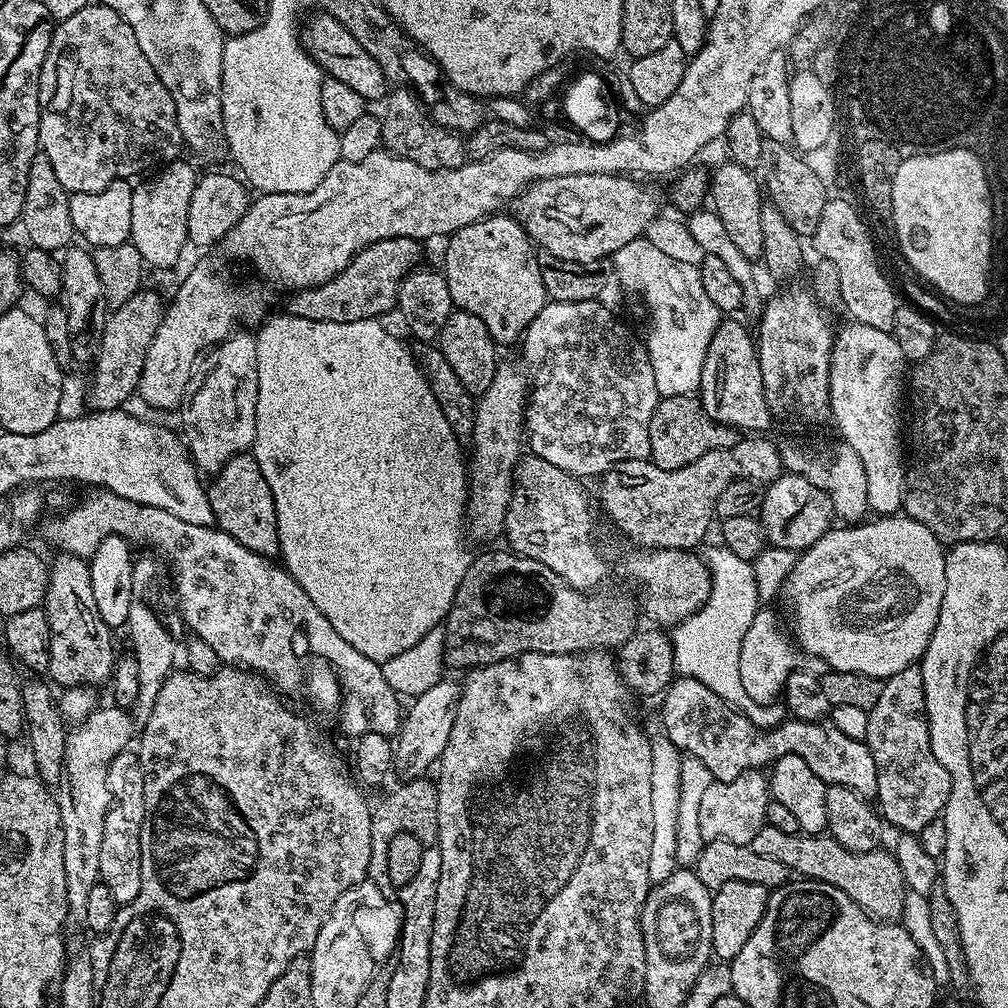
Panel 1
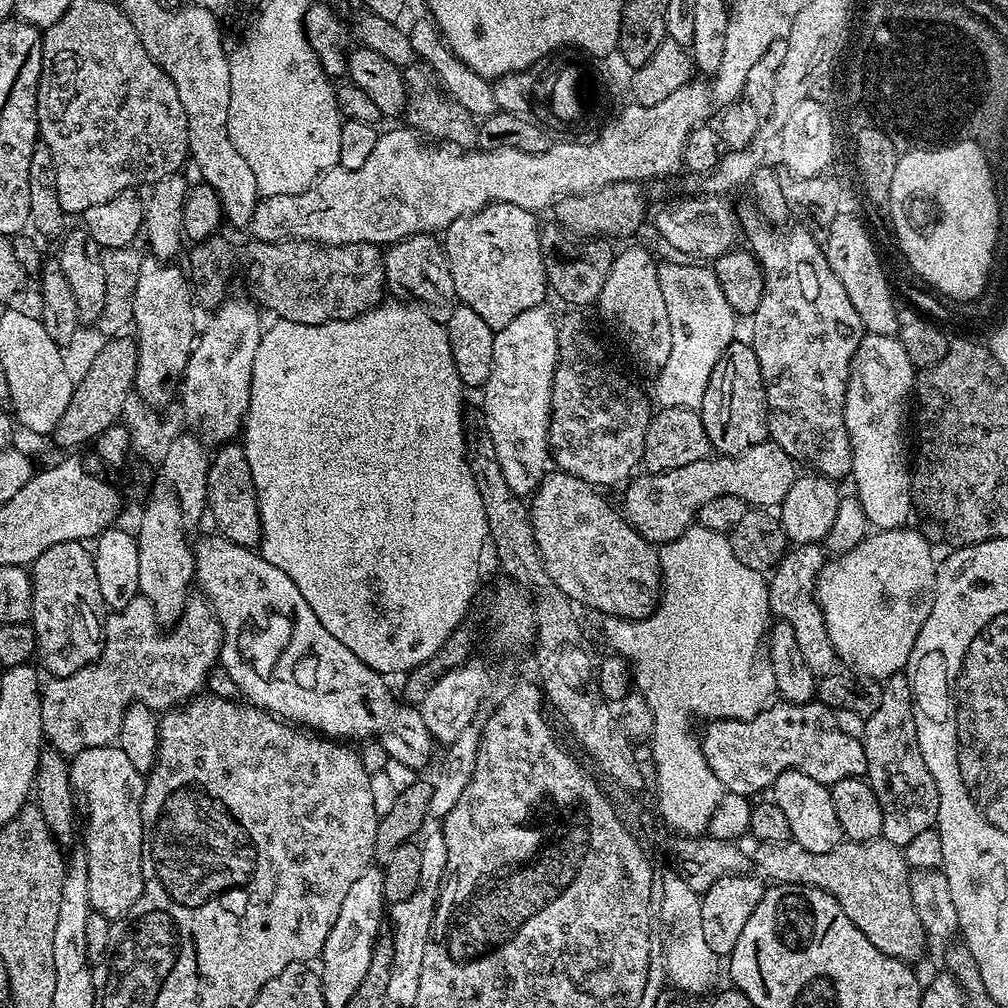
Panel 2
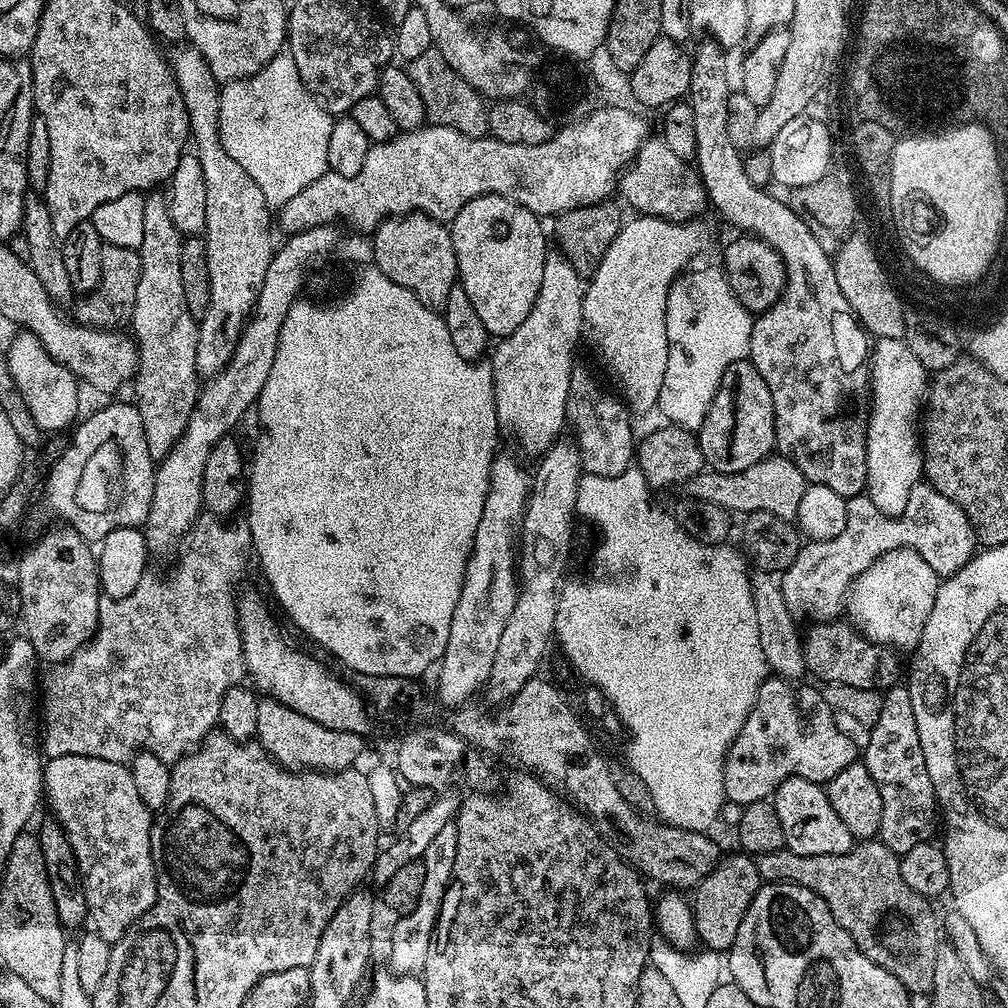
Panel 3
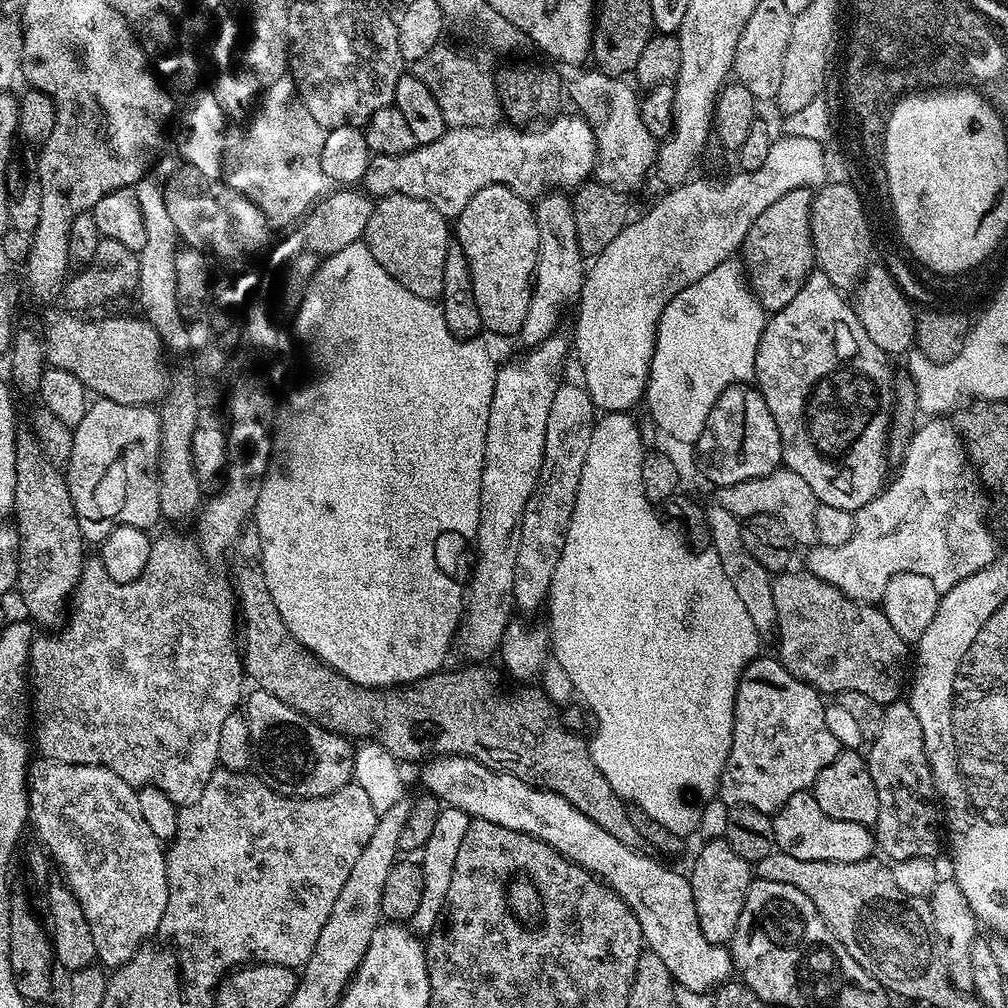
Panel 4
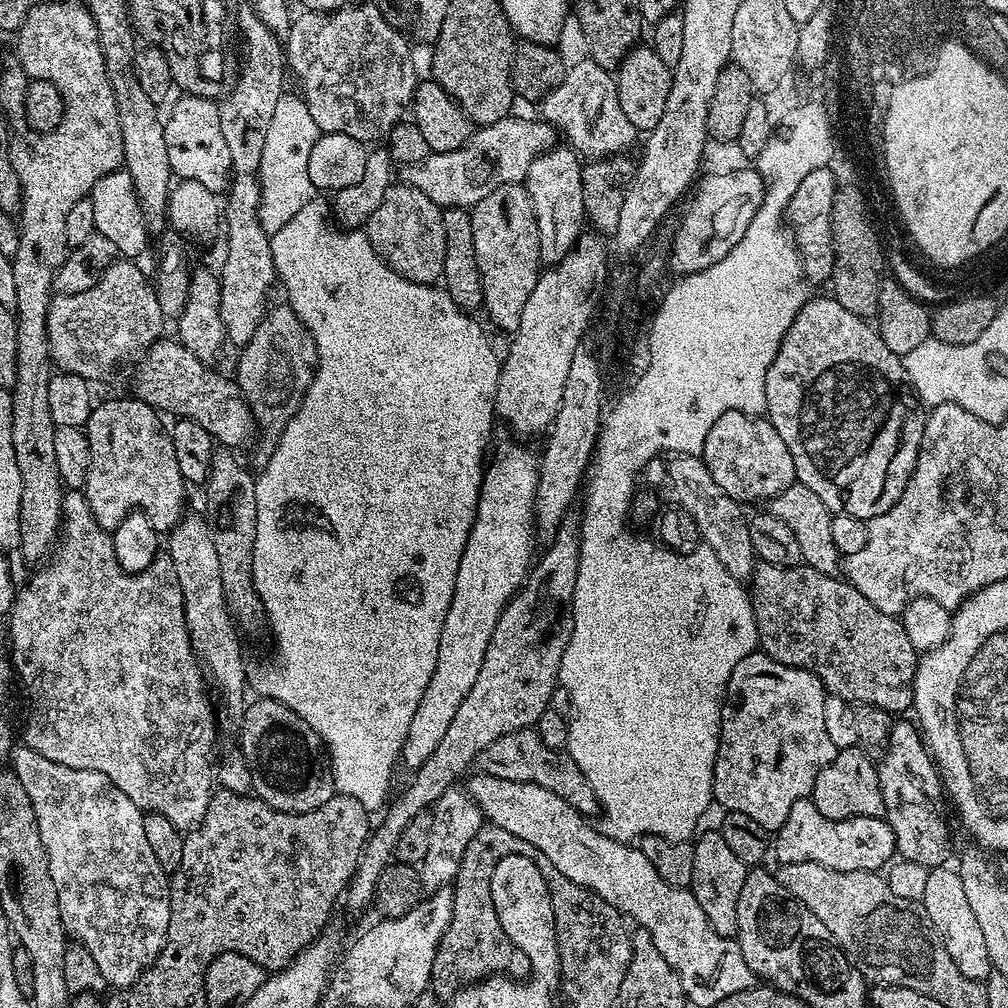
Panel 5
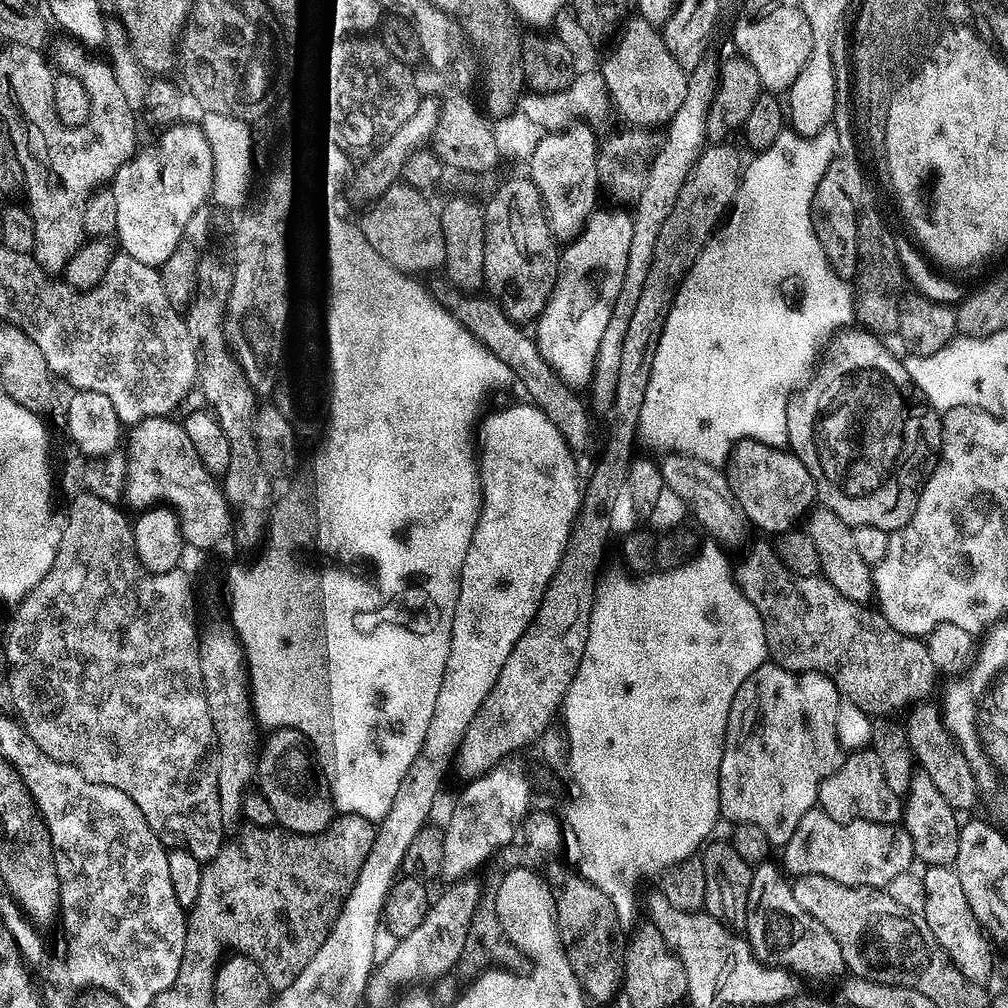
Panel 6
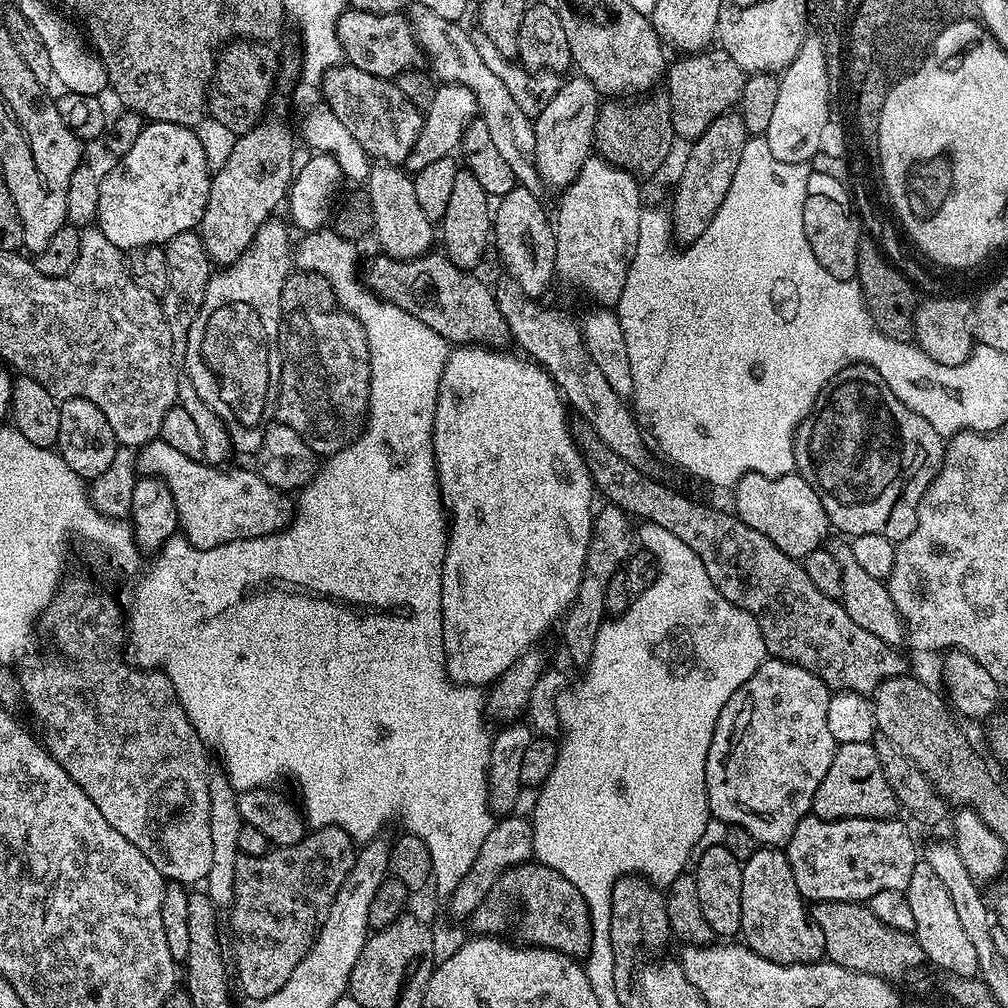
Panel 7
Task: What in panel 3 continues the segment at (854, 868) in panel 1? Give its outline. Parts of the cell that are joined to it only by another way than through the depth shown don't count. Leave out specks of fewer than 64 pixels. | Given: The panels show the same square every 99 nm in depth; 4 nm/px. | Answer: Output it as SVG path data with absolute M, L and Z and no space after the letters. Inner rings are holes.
M873 838L857 843L846 854L794 854L789 848L779 848L777 852L767 852L764 856L756 860L756 865L760 871L760 879L764 882L774 884L797 884L805 887L814 894L818 894L818 898L822 898L826 902L826 906L830 910L830 914L834 914L834 918L838 922L838 926L842 926L842 930L846 930L846 934L850 934L850 938L854 938L854 942L858 946L858 950L862 950L862 954L866 954L866 958L870 958L870 962L878 962L878 966L882 966L882 970L890 970L890 974L894 974L894 978L898 978L898 982L902 982L902 986L908 988L909 993L916 992L931 993L934 986L934 960L937 957L938 948L942 943L942 928L938 923L938 916L932 913L932 908L927 899L918 894L914 894L914 890L910 890L910 886L906 886L906 882L902 882L902 870L900 869L900 856L890 851L879 839Z

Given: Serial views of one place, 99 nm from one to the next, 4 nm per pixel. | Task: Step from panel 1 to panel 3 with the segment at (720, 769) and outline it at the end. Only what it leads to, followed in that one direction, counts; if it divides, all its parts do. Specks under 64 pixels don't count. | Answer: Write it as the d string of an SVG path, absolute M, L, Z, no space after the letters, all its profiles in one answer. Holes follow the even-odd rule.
M779 678L763 680L756 695L756 701L748 711L742 730L732 739L728 747L728 756L724 759L724 794L736 806L750 802L767 800L775 792L776 787L786 782L788 776L806 778L815 784L827 785L834 774L846 770L846 766L857 763L858 749L842 730L836 725L836 713L824 701L823 691L812 688L796 688L795 683Z

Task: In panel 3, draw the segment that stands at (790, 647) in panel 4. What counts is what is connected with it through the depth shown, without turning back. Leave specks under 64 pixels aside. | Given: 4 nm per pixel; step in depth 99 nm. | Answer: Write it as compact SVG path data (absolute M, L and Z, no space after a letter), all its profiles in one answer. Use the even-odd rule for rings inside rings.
M835 618L816 622L807 633L803 633L805 666L824 684L857 686L882 692L893 687L902 676L900 660L895 651L886 644L875 644L857 632L851 623ZM844 623L844 624L843 624Z

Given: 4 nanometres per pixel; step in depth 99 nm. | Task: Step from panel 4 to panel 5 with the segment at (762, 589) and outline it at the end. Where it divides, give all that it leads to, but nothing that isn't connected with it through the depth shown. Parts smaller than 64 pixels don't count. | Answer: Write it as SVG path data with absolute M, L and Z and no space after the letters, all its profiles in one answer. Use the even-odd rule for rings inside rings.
M680 454L671 460L673 461L668 466L668 478L677 498L677 505L694 518L703 543L714 550L714 554L718 555L718 560L729 571L730 576L741 582L749 581L758 563L758 557L750 541L749 517L744 514L743 505L730 498L718 486L700 456Z

